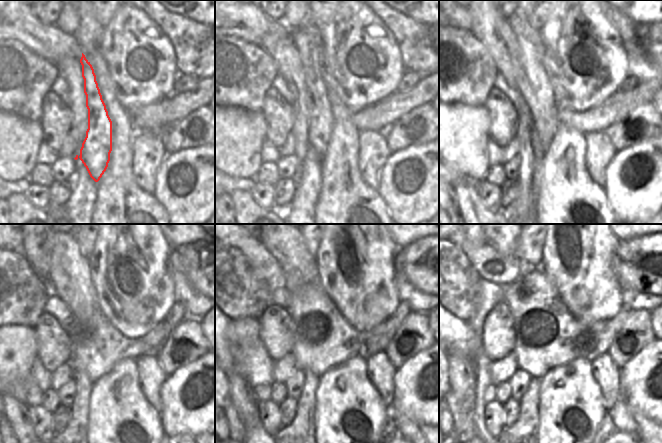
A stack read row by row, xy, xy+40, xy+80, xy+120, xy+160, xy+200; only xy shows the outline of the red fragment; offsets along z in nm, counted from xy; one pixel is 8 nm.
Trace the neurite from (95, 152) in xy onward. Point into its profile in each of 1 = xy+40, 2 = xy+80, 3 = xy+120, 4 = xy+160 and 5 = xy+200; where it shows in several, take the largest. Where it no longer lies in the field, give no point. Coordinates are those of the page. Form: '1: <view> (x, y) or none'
1: xy+40 (307, 39)
2: xy+80 (538, 93)
3: xy+120 (76, 264)
4: xy+160 (304, 271)
5: xy+200 (508, 244)

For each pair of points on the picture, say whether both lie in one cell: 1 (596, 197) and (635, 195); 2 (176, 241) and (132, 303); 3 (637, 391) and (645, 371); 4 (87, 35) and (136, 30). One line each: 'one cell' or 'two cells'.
1: two cells
2: two cells
3: one cell
4: two cells

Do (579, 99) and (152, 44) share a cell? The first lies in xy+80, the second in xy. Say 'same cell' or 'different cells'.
same cell

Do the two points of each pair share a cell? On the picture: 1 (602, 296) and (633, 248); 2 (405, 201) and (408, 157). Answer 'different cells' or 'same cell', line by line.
1: different cells
2: same cell

